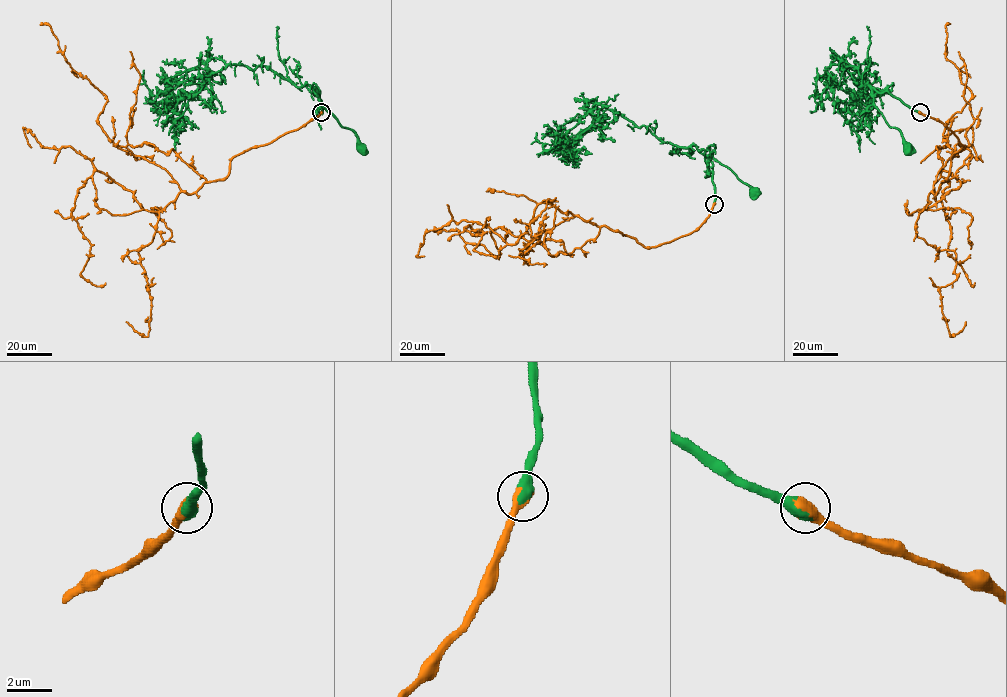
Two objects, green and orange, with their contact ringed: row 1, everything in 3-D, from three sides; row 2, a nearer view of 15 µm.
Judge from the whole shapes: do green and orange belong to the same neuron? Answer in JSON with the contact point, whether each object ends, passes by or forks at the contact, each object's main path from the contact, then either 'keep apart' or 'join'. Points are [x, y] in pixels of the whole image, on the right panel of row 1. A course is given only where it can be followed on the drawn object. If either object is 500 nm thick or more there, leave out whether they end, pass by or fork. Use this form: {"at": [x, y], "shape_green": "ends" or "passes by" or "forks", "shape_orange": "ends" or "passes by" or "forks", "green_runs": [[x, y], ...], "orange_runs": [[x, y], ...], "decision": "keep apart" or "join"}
{"at": [920, 112], "green_runs": [[920, 112], [886, 91], [874, 96], [874, 103], [890, 126], [900, 131], [907, 147]], "orange_runs": [[920, 112], [963, 147], [918, 211], [960, 182], [941, 173], [949, 183], [941, 197], [947, 252], [975, 282]], "decision": "join"}

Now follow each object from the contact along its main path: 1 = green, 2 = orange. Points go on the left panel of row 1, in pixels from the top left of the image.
1: (321, 112), (319, 91), (316, 93), (320, 103), (342, 126), (353, 131), (362, 147)
2: (321, 112), (159, 211), (96, 171), (72, 215), (91, 246), (80, 275), (105, 282)

